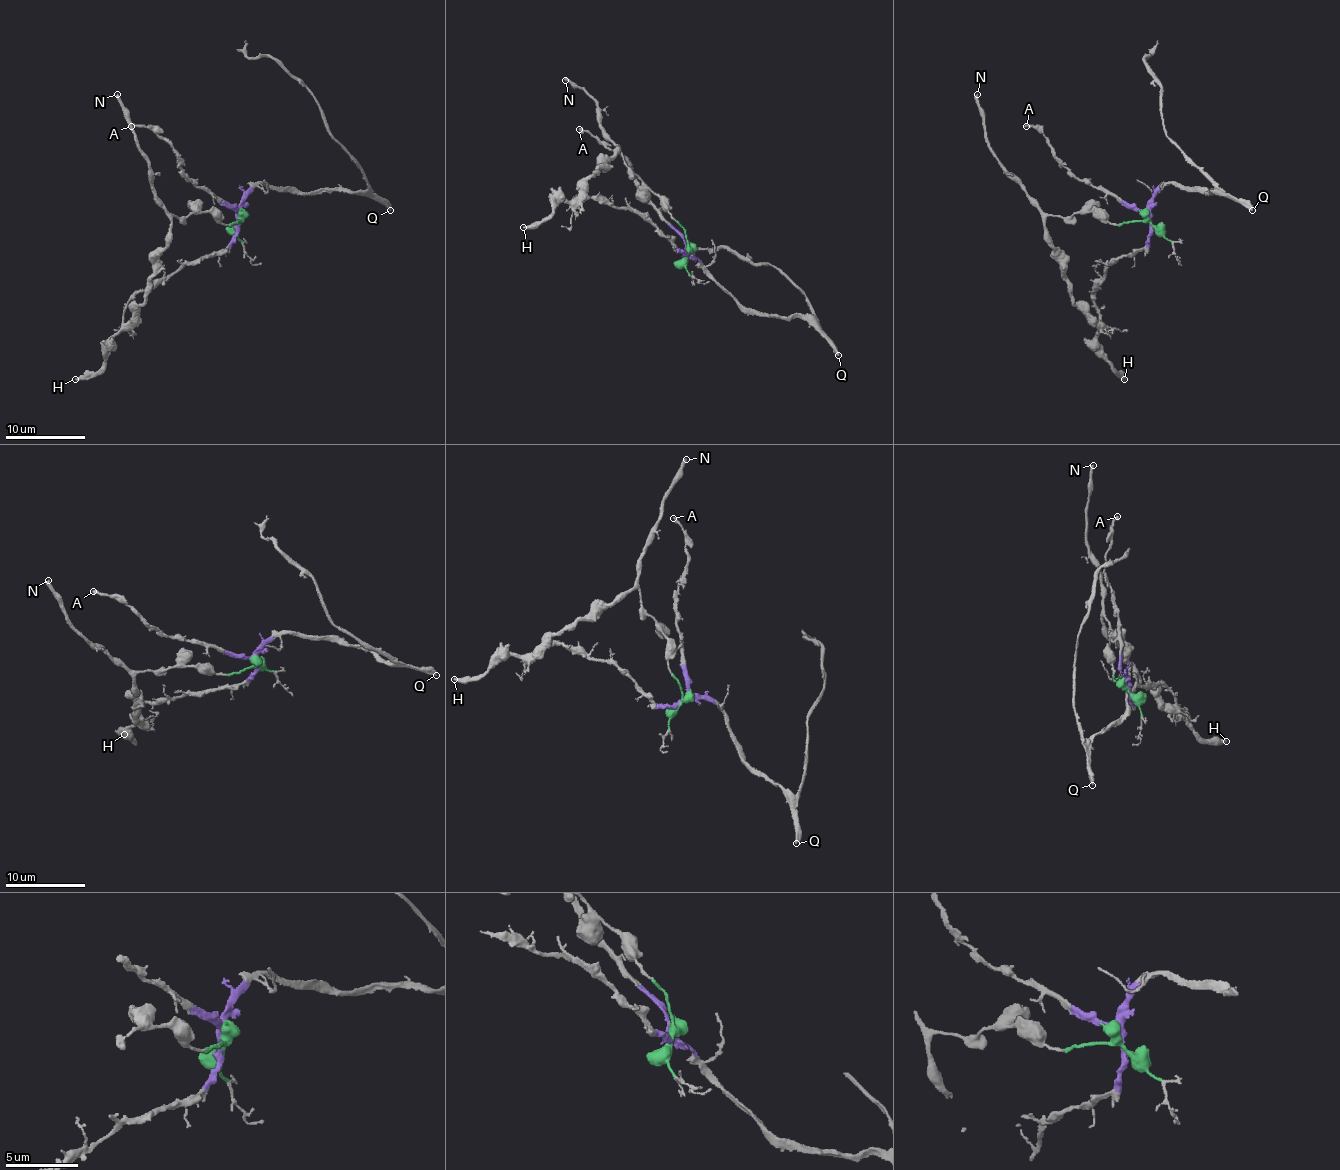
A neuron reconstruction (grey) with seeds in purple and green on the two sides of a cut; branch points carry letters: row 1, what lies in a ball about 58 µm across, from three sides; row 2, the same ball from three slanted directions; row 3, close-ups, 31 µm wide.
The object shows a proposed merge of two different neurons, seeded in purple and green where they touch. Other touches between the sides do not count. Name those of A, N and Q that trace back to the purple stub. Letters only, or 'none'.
A, Q

